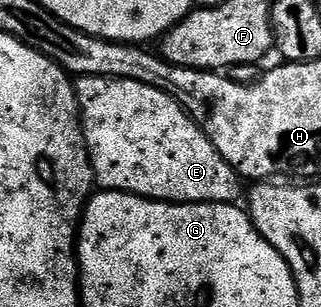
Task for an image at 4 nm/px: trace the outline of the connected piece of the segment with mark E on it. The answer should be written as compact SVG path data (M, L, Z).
M81 76L74 81L75 97L79 99L79 118L83 125L83 137L87 143L87 154L91 157L91 169L95 171L95 184L109 192L128 192L134 196L144 196L150 200L164 200L170 204L230 204L238 201L241 177L229 167L225 158L217 154L213 142L199 129L191 115L169 94L153 86L145 86L132 80L106 80L100 76Z

